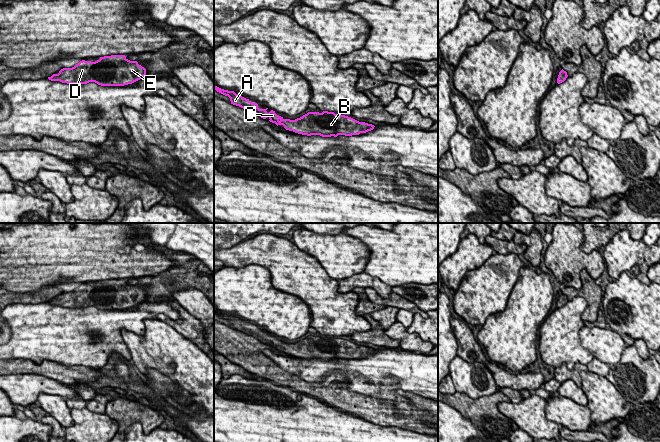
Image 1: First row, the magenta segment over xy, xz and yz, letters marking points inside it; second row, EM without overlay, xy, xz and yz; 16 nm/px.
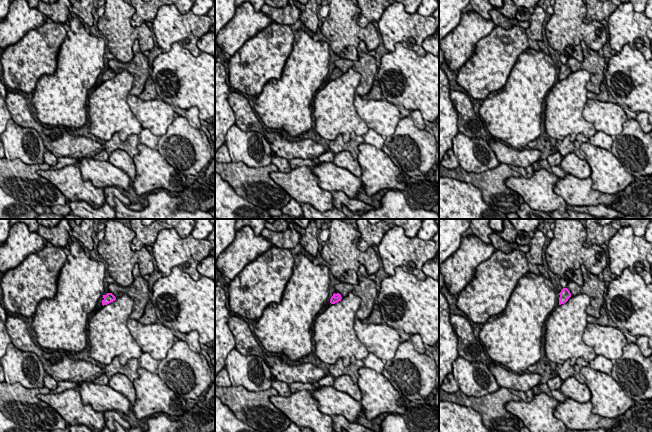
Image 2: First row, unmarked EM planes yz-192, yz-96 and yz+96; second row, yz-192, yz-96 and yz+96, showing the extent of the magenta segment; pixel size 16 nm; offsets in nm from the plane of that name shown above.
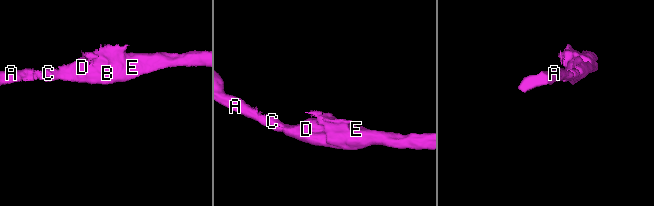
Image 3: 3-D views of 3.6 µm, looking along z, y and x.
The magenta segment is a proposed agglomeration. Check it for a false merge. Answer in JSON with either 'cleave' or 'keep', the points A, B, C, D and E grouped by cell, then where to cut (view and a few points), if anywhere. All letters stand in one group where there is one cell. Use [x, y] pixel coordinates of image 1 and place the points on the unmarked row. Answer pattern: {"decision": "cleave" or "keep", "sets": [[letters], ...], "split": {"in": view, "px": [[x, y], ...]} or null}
{"decision": "keep", "sets": [["A", "B", "C", "D", "E"]], "split": null}

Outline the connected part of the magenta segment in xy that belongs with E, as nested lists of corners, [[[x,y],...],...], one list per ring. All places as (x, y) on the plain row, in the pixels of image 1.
[[[111,279],[100,281],[95,286],[82,284],[72,292],[63,292],[58,298],[48,301],[51,305],[60,305],[67,308],[87,308],[95,306],[101,310],[124,310],[132,308],[146,299],[146,293],[137,285],[130,285],[125,279]]]

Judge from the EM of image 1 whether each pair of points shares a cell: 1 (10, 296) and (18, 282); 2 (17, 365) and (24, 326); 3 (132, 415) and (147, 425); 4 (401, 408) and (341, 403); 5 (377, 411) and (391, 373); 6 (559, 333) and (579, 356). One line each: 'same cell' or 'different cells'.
1: different cells
2: different cells
3: same cell
4: same cell
5: different cells
6: same cell

